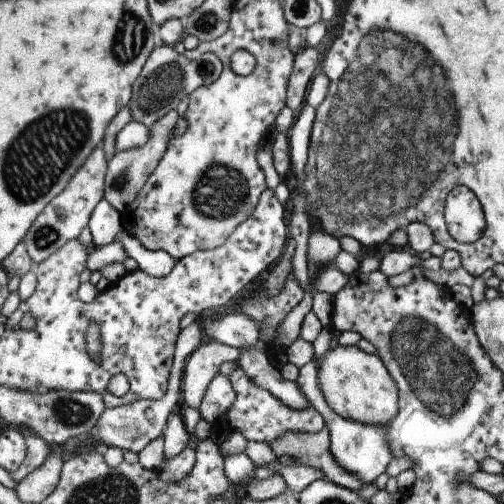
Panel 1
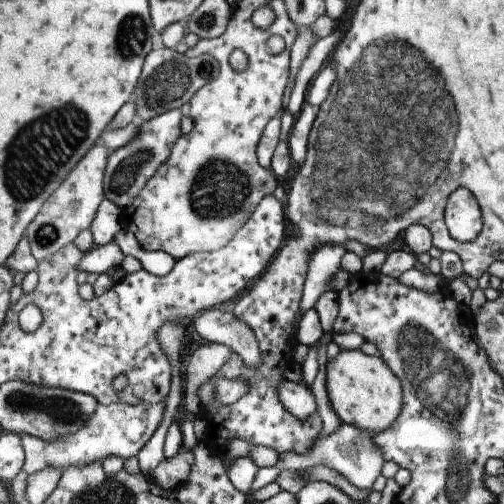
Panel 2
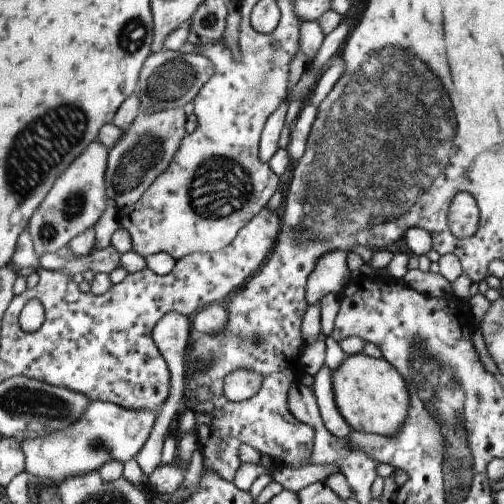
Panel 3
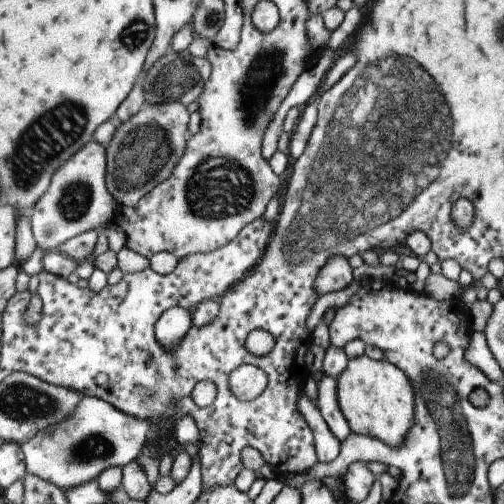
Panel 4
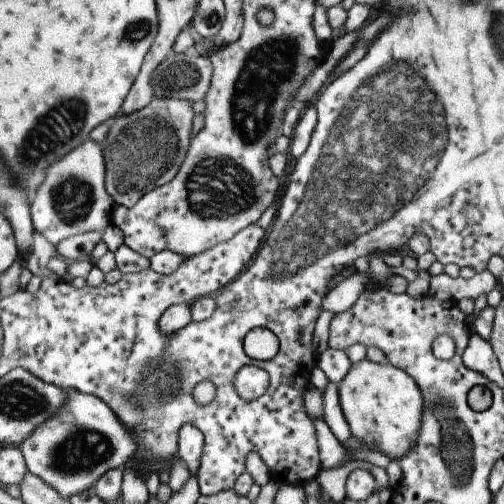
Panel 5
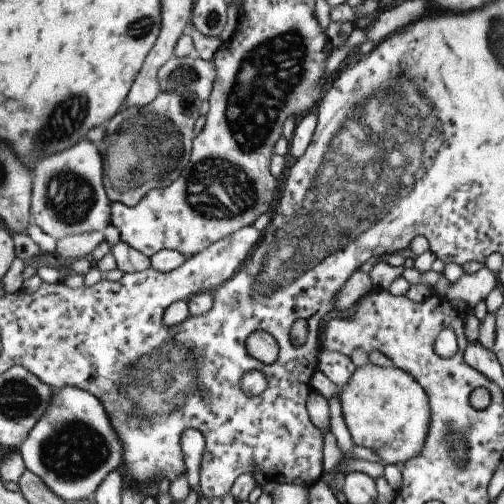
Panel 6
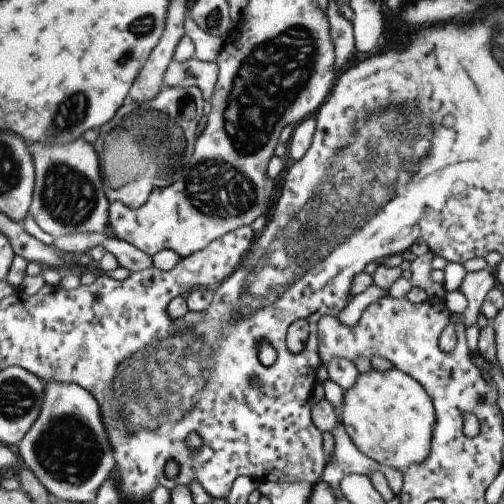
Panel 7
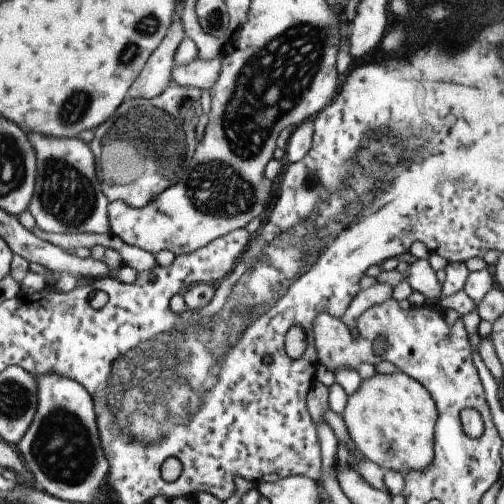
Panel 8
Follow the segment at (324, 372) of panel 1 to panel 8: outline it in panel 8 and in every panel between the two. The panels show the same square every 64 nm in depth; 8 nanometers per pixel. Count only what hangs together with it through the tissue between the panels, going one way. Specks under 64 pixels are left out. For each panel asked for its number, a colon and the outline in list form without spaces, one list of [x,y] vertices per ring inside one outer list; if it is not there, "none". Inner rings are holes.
2: [[[339,350],[337,358],[327,360],[325,366],[325,406],[335,412],[341,424],[353,426],[357,430],[379,434],[389,430],[397,416],[401,414],[403,396],[399,378],[389,370],[389,366],[377,356],[365,356],[361,350]]]
3: [[[365,354],[345,356],[341,366],[331,372],[331,390],[337,414],[351,432],[395,436],[409,414],[409,392],[405,380],[383,360]]]
4: [[[367,356],[351,358],[345,372],[337,376],[337,404],[345,416],[351,432],[361,436],[379,438],[391,448],[399,448],[405,442],[405,434],[413,426],[415,416],[415,392],[409,378],[391,362],[369,360]]]
5: [[[361,360],[351,364],[345,378],[337,384],[339,406],[355,440],[379,450],[391,462],[399,460],[413,448],[421,430],[421,390],[413,378],[393,364],[375,364]]]
6: [[[365,364],[353,370],[353,376],[349,376],[349,382],[339,388],[339,404],[343,412],[343,420],[347,424],[347,430],[353,438],[355,446],[371,448],[383,464],[405,464],[409,458],[415,458],[421,454],[425,446],[425,438],[429,434],[429,400],[425,390],[403,370],[399,368],[379,368],[373,364]]]
7: [[[371,368],[357,374],[353,388],[343,392],[339,422],[361,454],[375,460],[381,468],[395,468],[403,472],[407,466],[419,464],[429,456],[435,408],[423,386],[409,374],[397,368],[385,372]]]
8: [[[401,370],[361,378],[359,388],[347,398],[341,418],[353,448],[371,462],[371,468],[381,466],[383,470],[407,474],[409,470],[425,470],[433,460],[437,406],[429,392]]]

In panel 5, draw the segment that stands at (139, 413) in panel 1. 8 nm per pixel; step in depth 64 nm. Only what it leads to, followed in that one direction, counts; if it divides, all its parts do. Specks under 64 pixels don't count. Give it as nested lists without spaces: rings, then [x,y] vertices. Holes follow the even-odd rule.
[[[67,390],[67,402],[59,408],[45,426],[19,446],[27,458],[29,472],[41,476],[63,498],[71,498],[87,492],[103,474],[115,468],[125,468],[133,462],[137,452],[137,438],[123,426],[109,406],[97,398],[81,394],[79,390]]]

